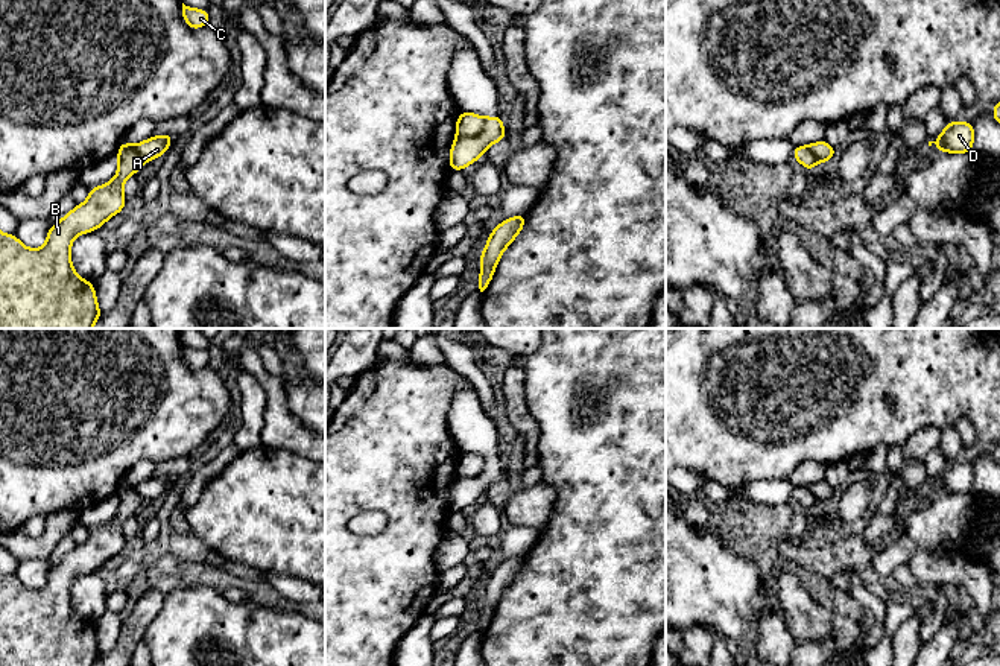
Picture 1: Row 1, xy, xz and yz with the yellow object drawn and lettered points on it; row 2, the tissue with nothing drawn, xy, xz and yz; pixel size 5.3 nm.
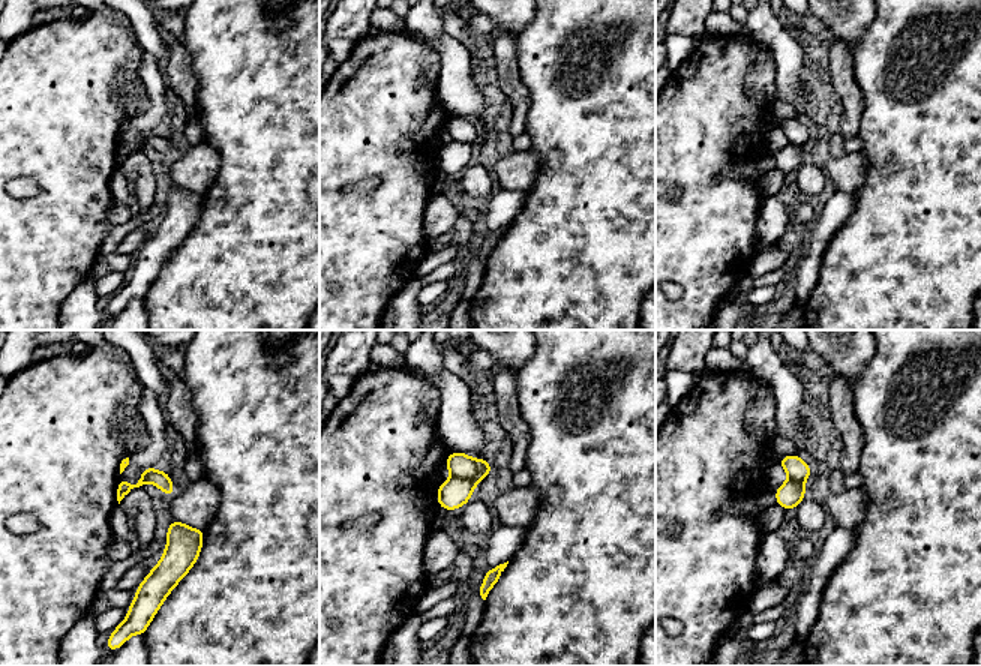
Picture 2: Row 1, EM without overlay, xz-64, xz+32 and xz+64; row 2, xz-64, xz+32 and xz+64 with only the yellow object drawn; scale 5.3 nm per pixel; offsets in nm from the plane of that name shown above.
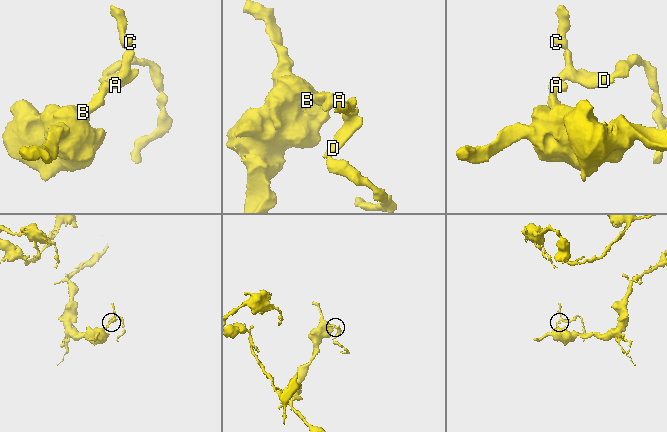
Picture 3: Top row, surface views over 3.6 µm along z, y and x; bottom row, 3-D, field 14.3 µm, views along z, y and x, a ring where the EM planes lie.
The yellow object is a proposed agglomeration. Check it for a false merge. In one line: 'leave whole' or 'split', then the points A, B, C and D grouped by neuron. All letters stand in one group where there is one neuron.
split; groups A C D / B

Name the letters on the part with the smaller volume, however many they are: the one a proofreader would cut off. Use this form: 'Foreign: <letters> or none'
Foreign: A, C, D

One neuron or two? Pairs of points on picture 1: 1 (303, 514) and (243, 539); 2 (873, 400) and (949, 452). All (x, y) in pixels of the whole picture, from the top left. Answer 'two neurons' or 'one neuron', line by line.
1: one neuron
2: two neurons

